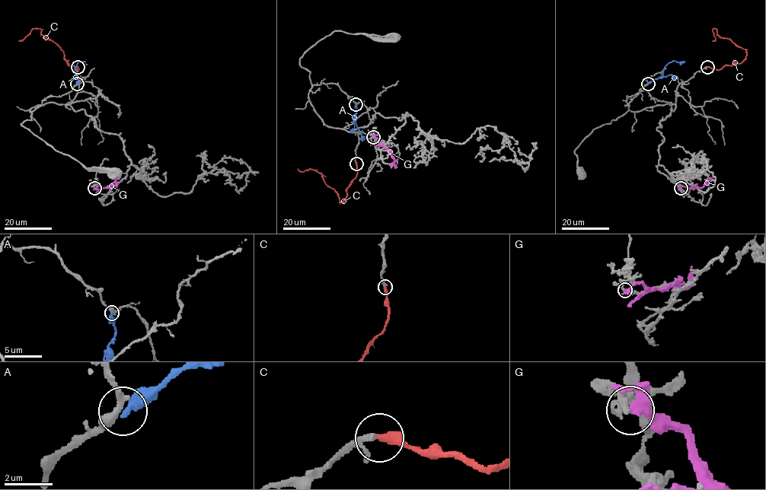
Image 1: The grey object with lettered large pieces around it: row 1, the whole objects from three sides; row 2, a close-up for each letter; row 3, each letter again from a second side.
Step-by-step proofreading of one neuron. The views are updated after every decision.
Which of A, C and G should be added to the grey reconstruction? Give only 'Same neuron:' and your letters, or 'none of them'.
Same neuron: C

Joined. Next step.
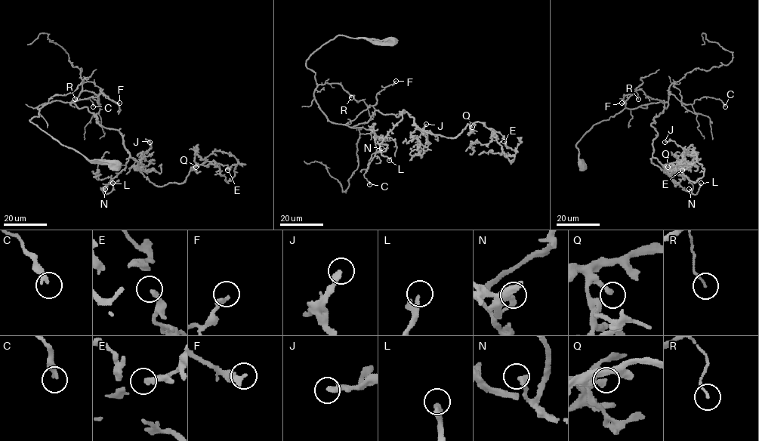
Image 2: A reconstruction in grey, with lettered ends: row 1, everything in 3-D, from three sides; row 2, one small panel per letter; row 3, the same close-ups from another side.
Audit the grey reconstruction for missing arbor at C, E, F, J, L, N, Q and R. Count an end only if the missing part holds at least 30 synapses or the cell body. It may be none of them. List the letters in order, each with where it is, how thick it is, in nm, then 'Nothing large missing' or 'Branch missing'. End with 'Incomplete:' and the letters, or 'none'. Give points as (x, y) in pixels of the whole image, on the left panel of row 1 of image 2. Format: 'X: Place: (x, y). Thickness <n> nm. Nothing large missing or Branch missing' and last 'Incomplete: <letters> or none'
C: Place: (93, 106). Thickness 280 nm. Nothing large missing
E: Place: (227, 170). Thickness 280 nm. Nothing large missing
F: Place: (119, 103). Thickness 260 nm. Branch missing
J: Place: (149, 142). Thickness 300 nm. Nothing large missing
L: Place: (112, 183). Thickness 280 nm. Branch missing
N: Place: (105, 189). Thickness 280 nm. Nothing large missing
Q: Place: (195, 167). Thickness 280 nm. Nothing large missing
R: Place: (75, 99). Thickness 100 nm. Nothing large missing
Incomplete: F, L

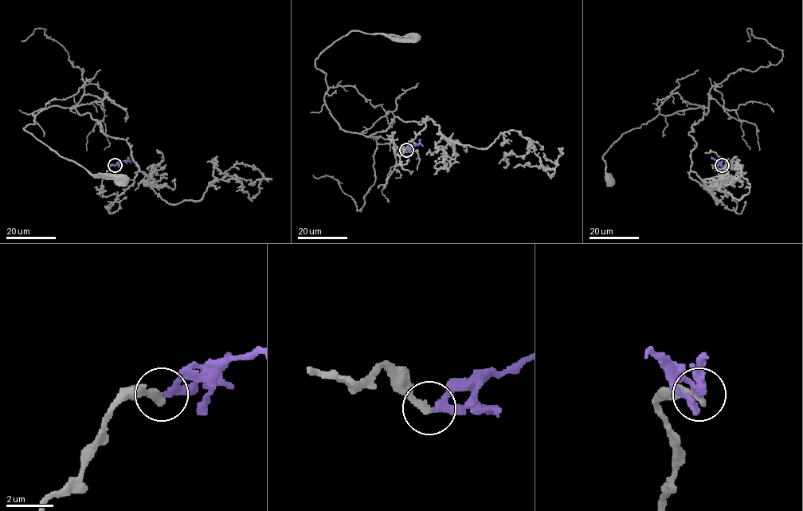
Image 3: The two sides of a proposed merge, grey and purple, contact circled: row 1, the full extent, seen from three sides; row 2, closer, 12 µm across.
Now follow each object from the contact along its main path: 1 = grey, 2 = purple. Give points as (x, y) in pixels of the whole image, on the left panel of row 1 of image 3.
1: (115, 165), (107, 210), (138, 170), (128, 143), (73, 108), (23, 128), (122, 179)
2: (115, 165), (130, 158)

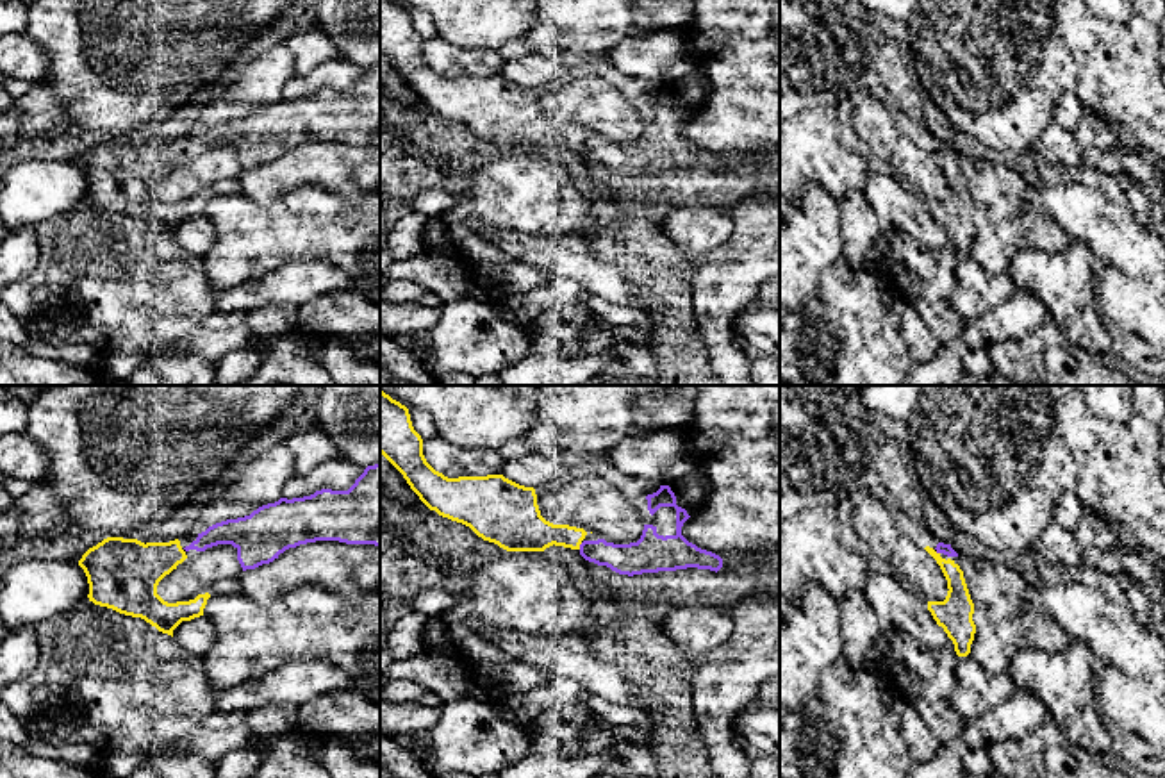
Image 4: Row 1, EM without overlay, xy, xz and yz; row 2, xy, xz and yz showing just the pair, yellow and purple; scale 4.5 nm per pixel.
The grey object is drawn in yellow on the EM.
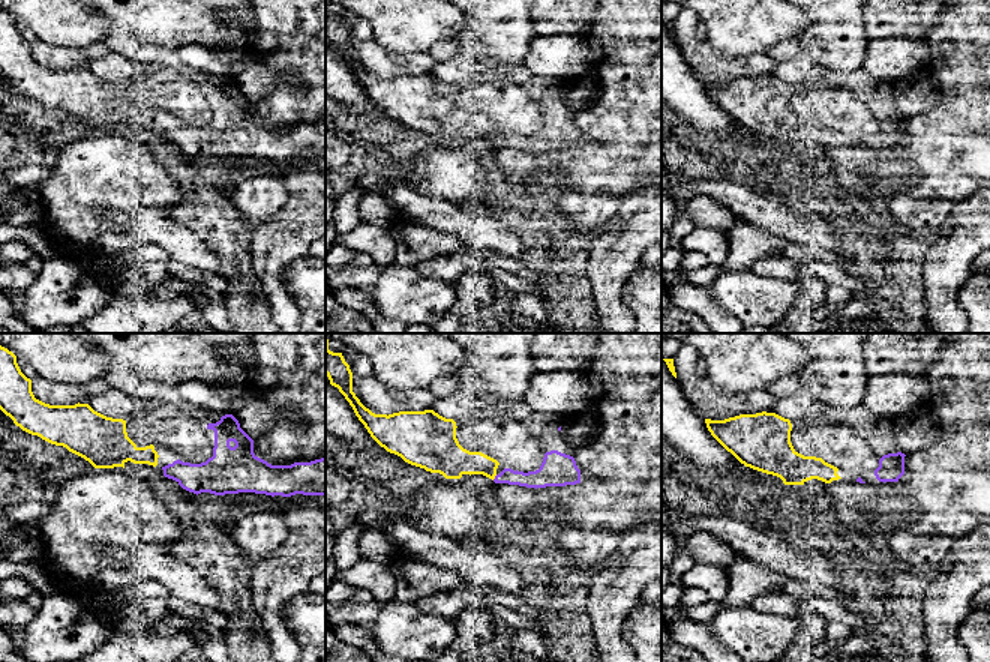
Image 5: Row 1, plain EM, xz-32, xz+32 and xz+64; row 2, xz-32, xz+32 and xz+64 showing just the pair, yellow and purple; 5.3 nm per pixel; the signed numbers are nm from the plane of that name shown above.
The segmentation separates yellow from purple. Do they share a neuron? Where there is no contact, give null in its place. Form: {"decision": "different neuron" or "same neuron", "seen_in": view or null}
{"decision": "same neuron", "seen_in": "xz"}

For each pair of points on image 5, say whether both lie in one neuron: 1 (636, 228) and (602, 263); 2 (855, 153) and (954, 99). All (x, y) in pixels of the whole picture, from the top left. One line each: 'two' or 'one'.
1: one
2: one

